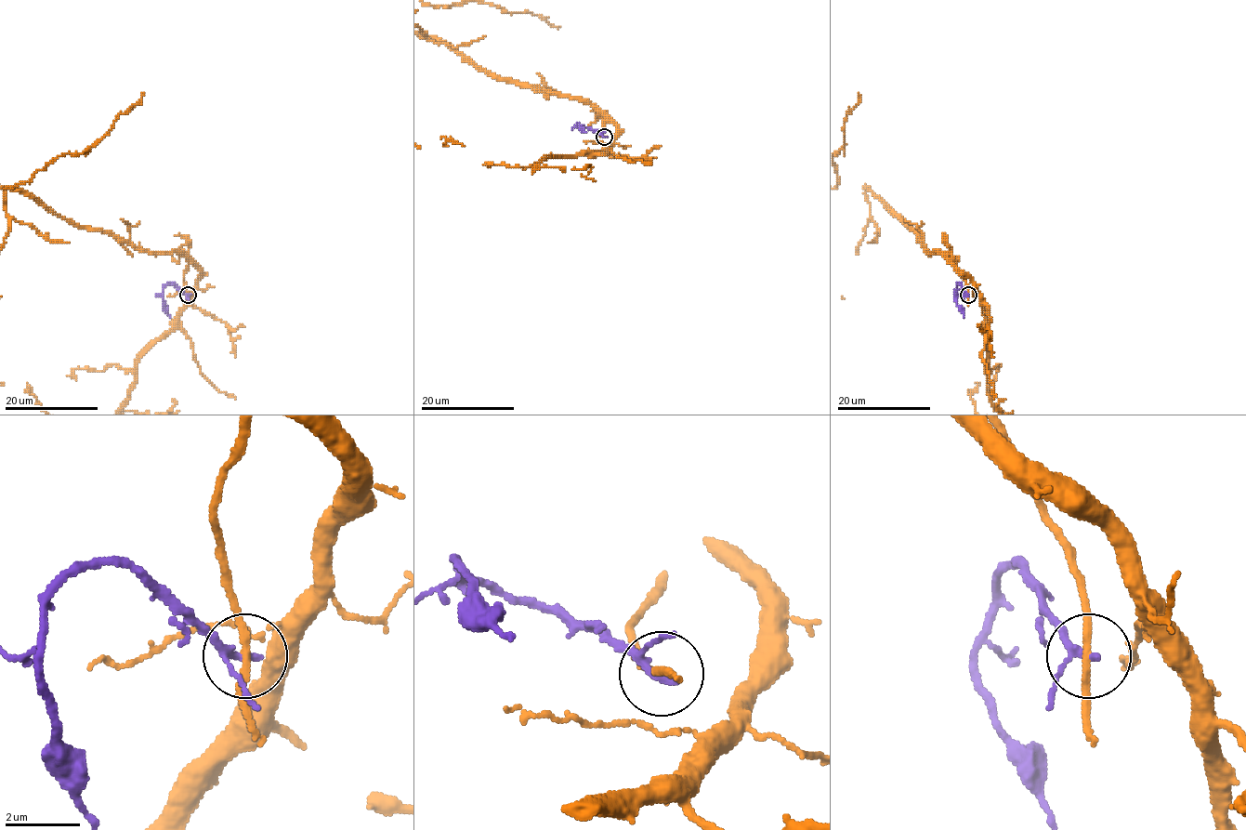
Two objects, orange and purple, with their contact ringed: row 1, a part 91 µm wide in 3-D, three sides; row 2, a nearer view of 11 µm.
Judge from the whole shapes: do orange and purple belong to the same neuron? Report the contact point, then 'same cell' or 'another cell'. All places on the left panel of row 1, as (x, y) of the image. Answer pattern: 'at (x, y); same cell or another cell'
at (188, 295); another cell

